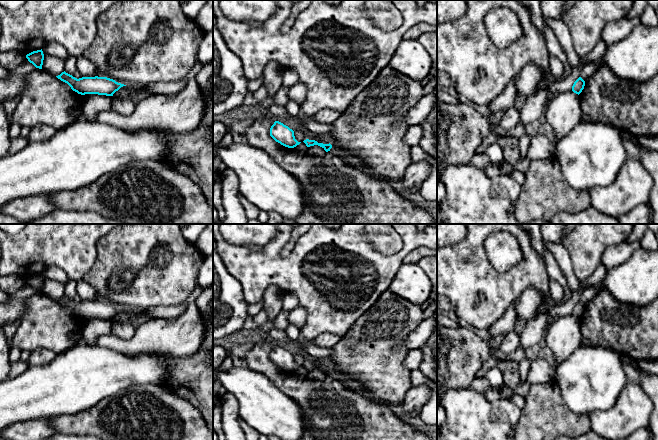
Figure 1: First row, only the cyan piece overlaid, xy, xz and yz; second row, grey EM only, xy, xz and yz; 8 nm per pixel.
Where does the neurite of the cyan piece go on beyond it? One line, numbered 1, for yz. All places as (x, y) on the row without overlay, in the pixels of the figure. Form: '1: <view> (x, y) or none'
1: none

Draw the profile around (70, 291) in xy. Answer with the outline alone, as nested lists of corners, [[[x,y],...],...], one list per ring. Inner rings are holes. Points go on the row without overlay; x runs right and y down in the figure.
[[[69,280],[65,284],[64,295],[70,299],[77,295],[77,282],[75,280]]]

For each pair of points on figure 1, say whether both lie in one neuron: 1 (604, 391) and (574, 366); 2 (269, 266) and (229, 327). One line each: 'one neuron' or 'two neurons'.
1: one neuron
2: two neurons

